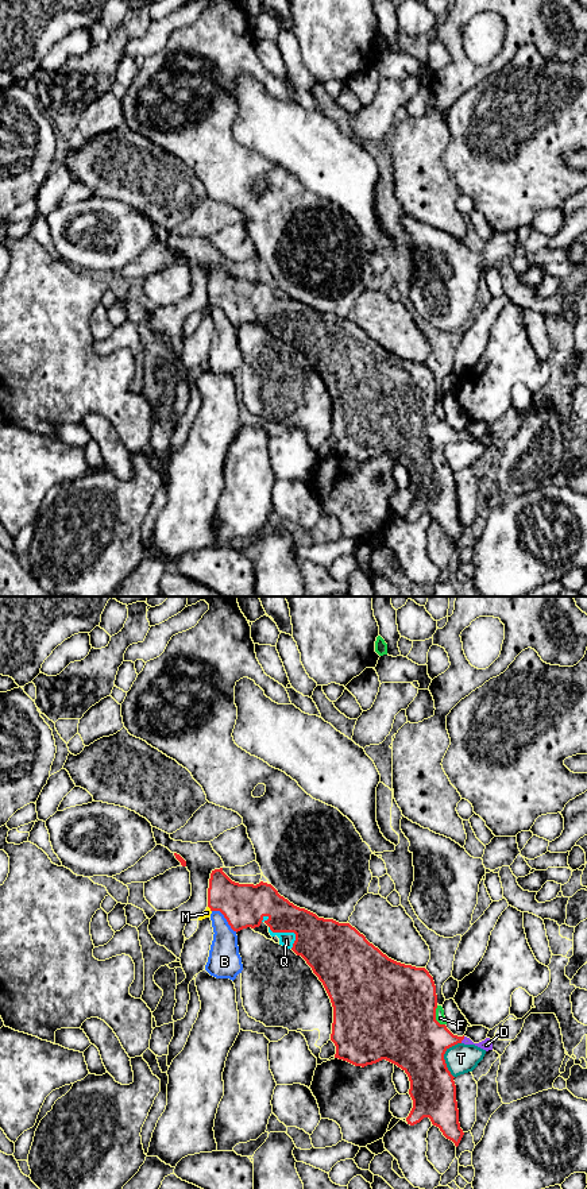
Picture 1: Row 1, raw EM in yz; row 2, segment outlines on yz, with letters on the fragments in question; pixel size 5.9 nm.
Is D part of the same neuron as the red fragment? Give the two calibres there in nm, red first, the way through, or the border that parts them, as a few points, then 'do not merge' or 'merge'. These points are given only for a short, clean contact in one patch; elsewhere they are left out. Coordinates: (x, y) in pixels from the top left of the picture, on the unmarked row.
calibres 300 and 70 nm; way yz (421, 437), (463, 433), (478, 440), (486, 440); merge

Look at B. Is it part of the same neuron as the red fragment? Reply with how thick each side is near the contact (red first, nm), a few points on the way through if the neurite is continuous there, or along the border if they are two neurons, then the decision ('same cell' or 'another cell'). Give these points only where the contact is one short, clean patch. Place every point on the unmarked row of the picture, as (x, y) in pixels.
260 nm thick on the red side, 190 nm on the other; border along yz (212, 305), (217, 305), (236, 327); another cell

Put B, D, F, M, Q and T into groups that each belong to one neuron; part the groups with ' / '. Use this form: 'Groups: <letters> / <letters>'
Groups: B / D Q / F / M / T

